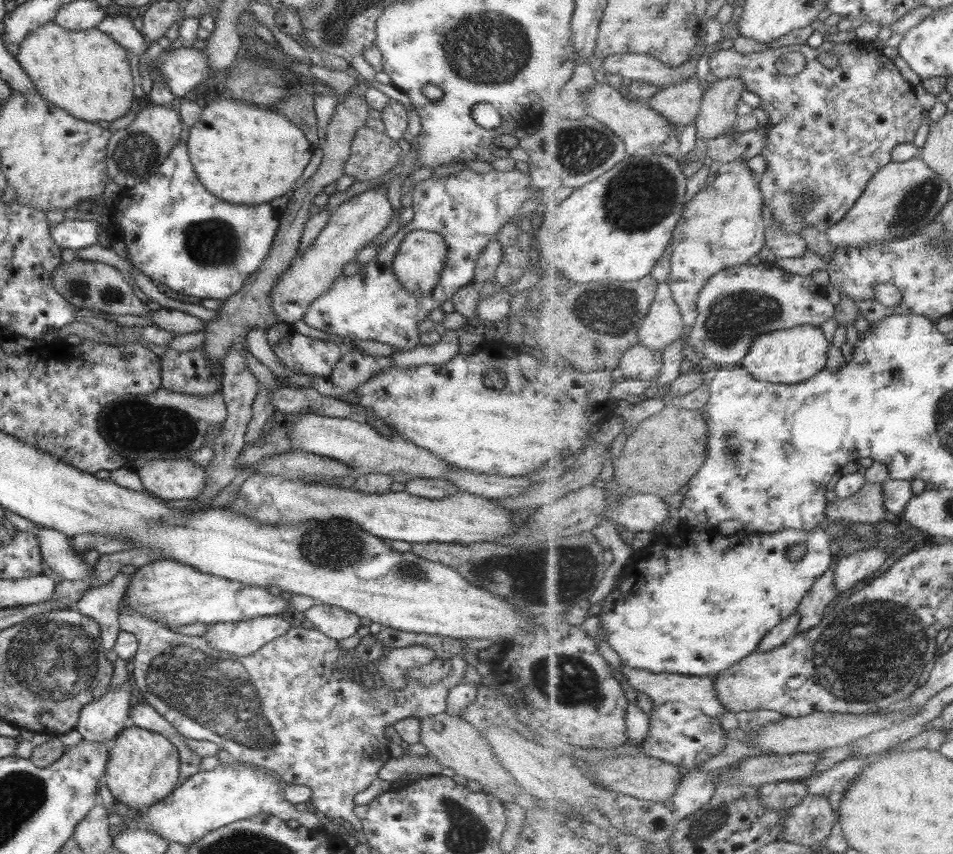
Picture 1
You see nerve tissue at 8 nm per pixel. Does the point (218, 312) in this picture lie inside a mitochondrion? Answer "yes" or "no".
no

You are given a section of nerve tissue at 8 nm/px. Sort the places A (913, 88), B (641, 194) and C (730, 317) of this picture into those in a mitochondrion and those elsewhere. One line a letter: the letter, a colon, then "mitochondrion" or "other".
A: other
B: mitochondrion
C: mitochondrion

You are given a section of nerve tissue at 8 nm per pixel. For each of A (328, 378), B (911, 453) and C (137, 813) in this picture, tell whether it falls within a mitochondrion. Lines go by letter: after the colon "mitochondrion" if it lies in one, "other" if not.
A: other
B: other
C: other

